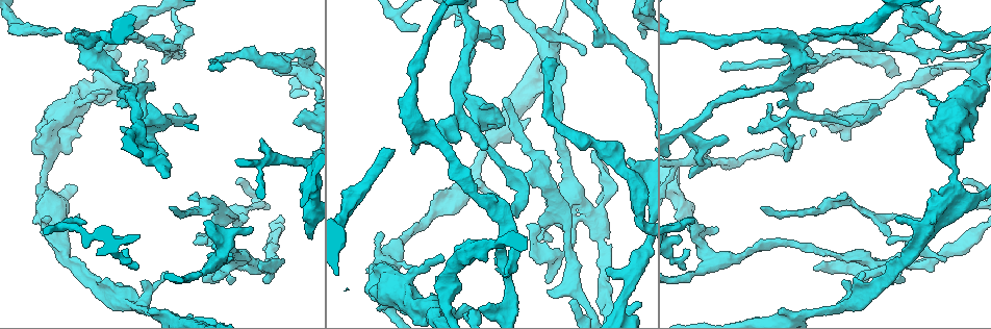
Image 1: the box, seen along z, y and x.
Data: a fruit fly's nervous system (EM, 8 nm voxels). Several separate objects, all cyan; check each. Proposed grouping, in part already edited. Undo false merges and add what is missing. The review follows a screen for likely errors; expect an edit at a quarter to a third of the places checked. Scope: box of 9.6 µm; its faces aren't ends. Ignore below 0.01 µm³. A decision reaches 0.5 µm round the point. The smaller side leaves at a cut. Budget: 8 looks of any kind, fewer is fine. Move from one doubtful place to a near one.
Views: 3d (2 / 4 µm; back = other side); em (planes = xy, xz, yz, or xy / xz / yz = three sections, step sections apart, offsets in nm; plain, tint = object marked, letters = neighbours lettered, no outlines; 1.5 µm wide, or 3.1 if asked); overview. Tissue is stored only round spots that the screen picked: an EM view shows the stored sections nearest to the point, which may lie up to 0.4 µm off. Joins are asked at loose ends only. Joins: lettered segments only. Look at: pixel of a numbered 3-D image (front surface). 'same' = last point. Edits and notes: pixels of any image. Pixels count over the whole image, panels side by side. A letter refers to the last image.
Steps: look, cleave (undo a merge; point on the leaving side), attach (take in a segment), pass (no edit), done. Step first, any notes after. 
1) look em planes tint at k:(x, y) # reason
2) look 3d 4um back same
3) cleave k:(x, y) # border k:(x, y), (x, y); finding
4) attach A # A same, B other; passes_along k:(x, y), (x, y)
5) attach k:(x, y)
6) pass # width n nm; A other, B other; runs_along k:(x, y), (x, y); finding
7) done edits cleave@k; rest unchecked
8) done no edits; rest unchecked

look 3d 4um back at 1:(47, 218) # free end

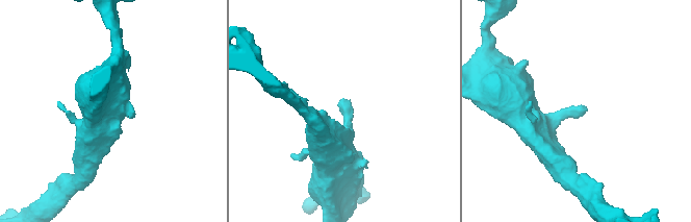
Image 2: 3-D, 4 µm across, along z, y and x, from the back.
look em xy step 8 tint at 2:(343, 98) # shape alone is not enough

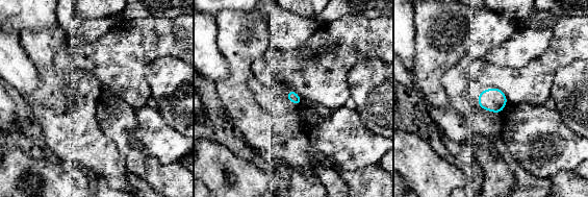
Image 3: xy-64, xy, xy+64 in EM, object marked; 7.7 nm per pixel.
look em planes letters same # cut it another way

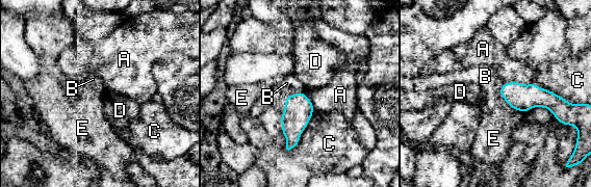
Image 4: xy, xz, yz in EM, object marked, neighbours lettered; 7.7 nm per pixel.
pass # A other, B other, C other, D other, E other; border 4:(499, 87), (504, 100), (521, 112); none of them fits

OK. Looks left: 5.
look em planes letters at 1:(152, 48) # branch stops here

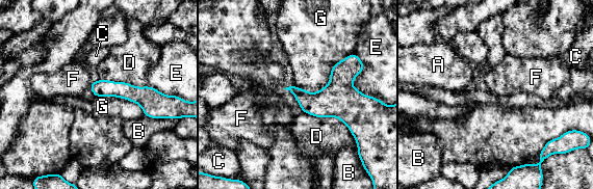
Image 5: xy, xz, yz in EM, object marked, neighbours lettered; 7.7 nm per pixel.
pass # width 130 nm; A other, B other, C other, D other, E other, F other, G other; runs_along 5:(93, 86), (160, 100); none of them fits

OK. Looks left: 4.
look em planes letters at 1:(632, 312) # abrupt turn

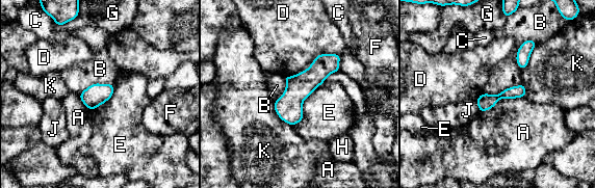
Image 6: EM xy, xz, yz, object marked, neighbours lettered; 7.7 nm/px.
pass # A other, B other, C other, D other, E other, F other, G other, H other, J other, K other; border 6:(321, 84), (293, 126); one neuron here

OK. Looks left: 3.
done no edits; rest unchecked

